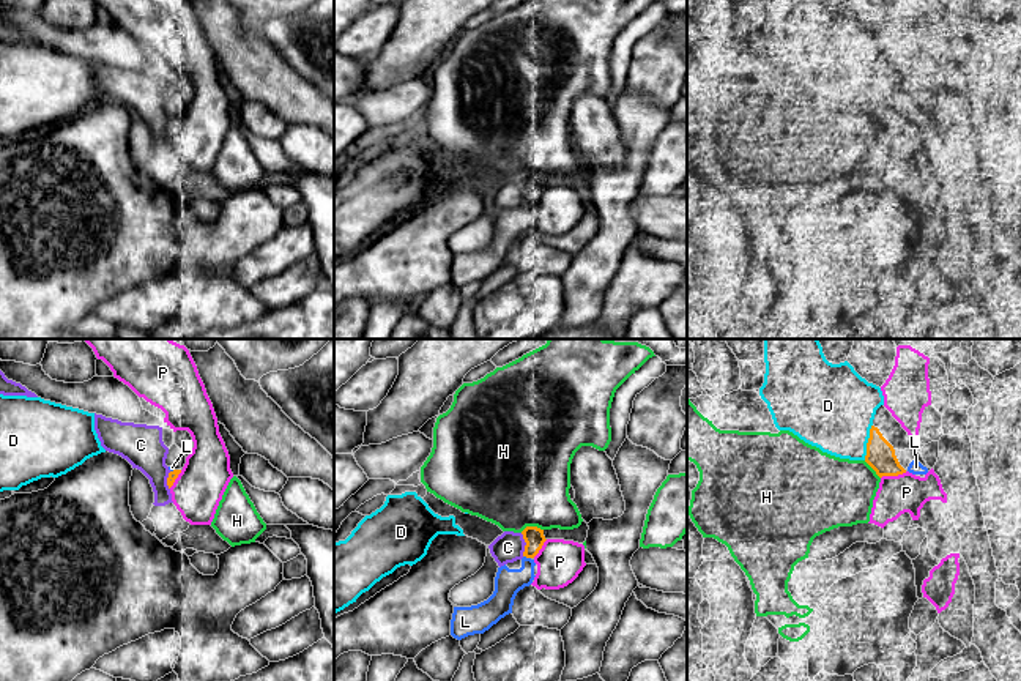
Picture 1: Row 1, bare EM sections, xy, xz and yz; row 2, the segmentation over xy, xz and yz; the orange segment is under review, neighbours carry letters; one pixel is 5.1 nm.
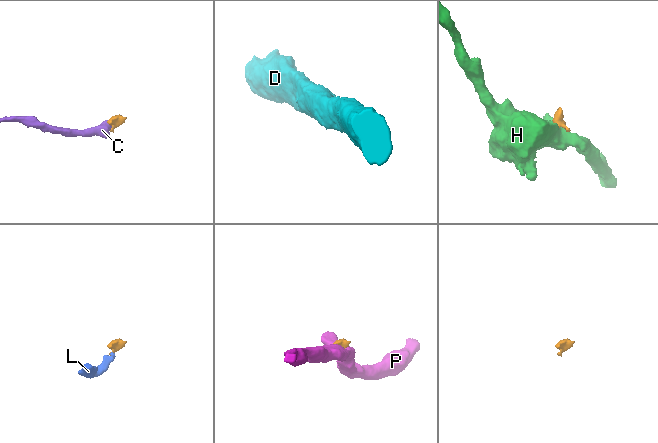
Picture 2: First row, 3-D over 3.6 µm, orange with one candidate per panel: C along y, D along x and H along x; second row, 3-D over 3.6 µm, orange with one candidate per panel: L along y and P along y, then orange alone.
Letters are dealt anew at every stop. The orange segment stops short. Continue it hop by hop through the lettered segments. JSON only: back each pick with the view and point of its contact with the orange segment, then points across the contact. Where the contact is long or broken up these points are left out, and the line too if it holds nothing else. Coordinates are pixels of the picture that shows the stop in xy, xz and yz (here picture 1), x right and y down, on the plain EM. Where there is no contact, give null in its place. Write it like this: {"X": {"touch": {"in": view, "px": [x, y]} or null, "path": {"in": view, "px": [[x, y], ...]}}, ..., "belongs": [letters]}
{"belongs": []}

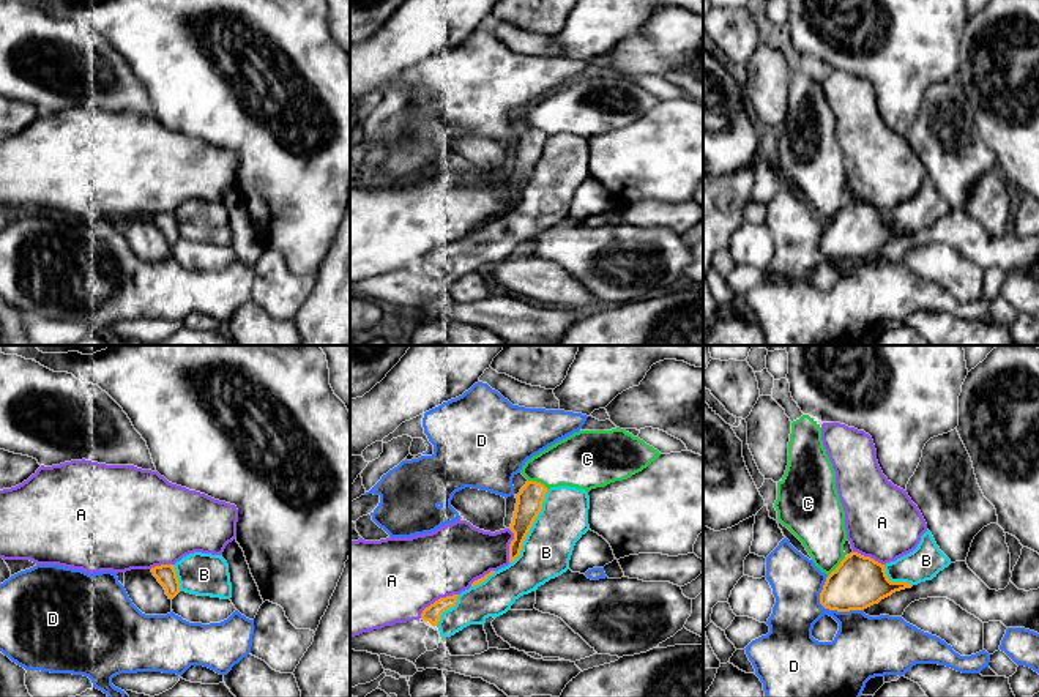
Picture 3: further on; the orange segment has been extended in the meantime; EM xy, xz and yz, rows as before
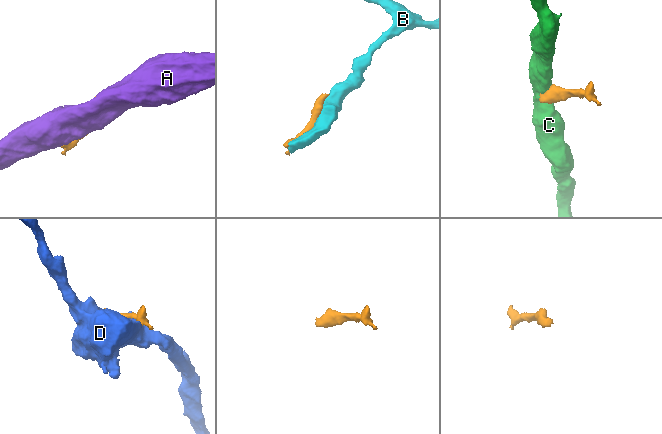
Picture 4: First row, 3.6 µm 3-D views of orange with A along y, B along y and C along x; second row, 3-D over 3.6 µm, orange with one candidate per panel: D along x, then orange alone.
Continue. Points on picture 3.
{"belongs": []}

